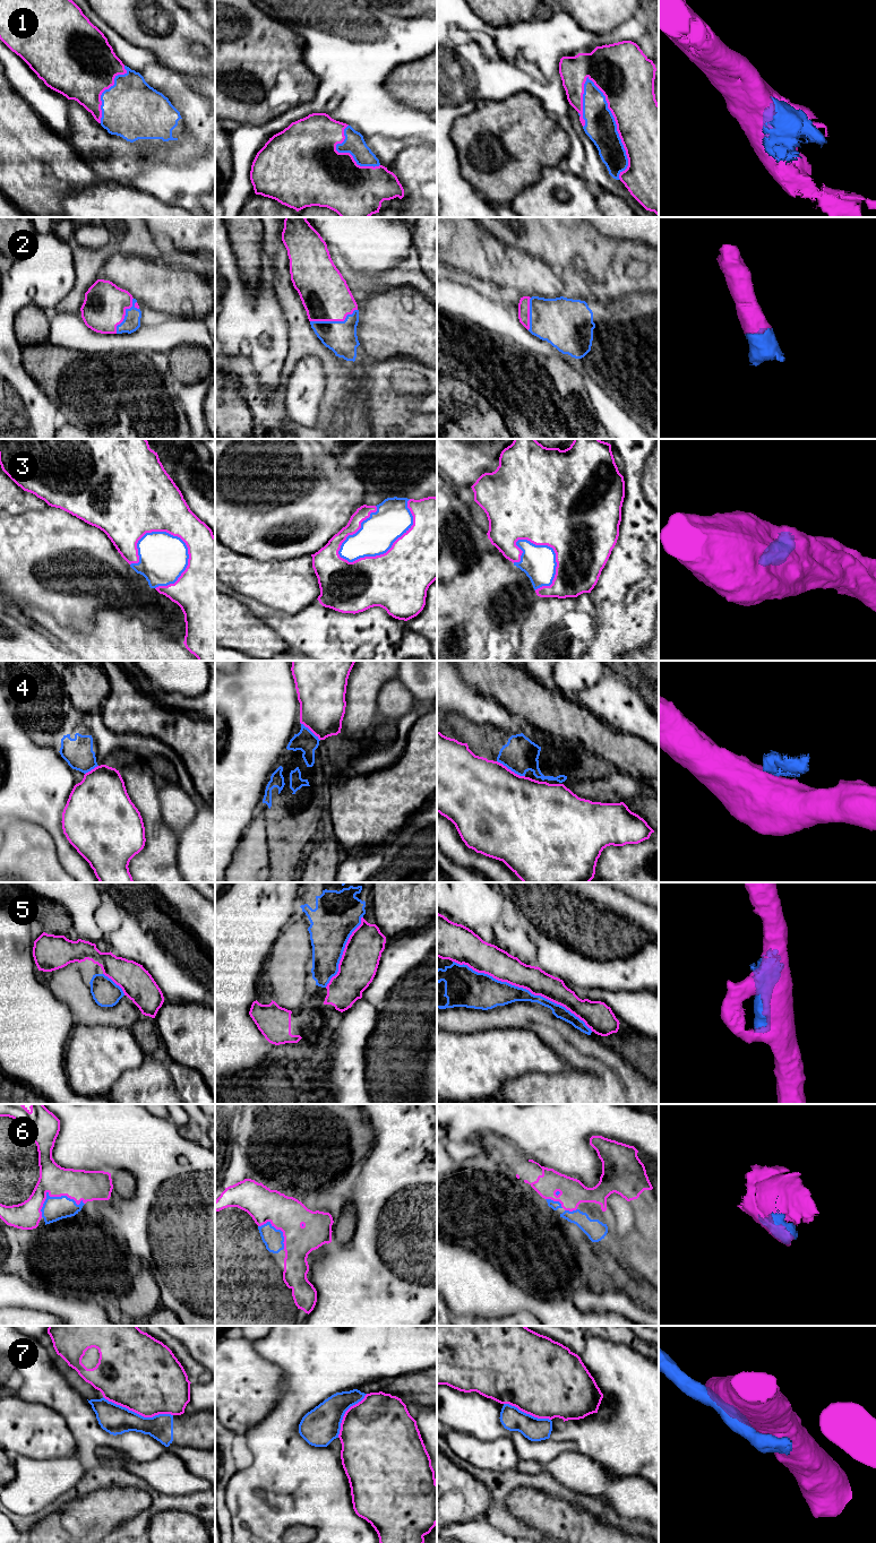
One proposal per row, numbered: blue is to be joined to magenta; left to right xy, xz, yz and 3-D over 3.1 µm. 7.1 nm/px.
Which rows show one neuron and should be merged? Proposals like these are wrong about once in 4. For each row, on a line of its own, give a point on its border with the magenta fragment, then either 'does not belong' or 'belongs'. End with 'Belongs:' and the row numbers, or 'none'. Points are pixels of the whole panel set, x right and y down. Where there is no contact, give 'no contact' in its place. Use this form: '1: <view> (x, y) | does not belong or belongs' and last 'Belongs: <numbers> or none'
1: yz (617, 128) | belongs
2: xz (334, 320) | belongs
3: xz (389, 549) | belongs
4: yz (509, 769) | does not belong
5: yz (523, 988) | does not belong
6: xy (54, 1196) | belongs
7: xy (138, 1413) | does not belong
Belongs: 1, 2, 3, 6

